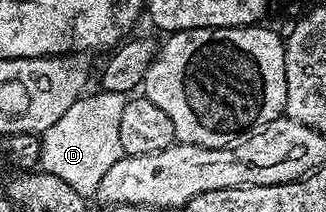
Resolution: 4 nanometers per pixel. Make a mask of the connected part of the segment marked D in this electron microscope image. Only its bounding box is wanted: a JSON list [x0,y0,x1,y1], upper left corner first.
[38,90,127,196]

